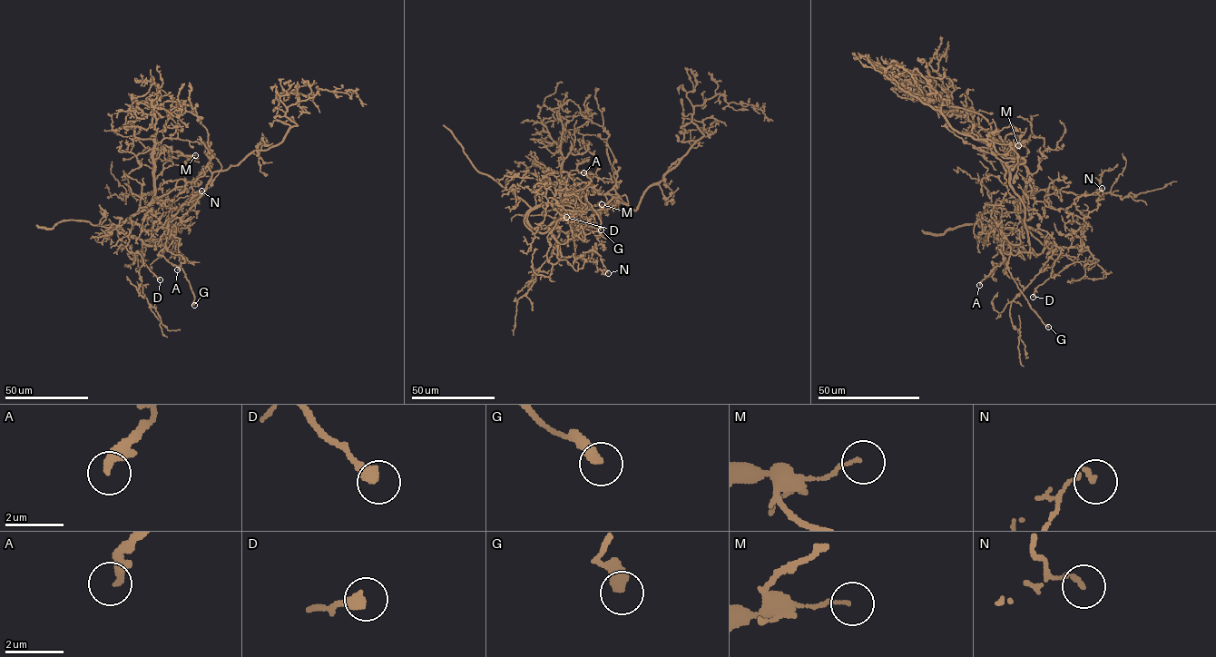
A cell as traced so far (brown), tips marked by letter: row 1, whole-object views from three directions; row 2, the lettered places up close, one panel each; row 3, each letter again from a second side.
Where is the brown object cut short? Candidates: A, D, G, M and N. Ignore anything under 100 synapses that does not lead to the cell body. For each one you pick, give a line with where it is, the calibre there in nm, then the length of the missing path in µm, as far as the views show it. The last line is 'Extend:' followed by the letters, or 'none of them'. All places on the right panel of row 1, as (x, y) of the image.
Extend: none of them

